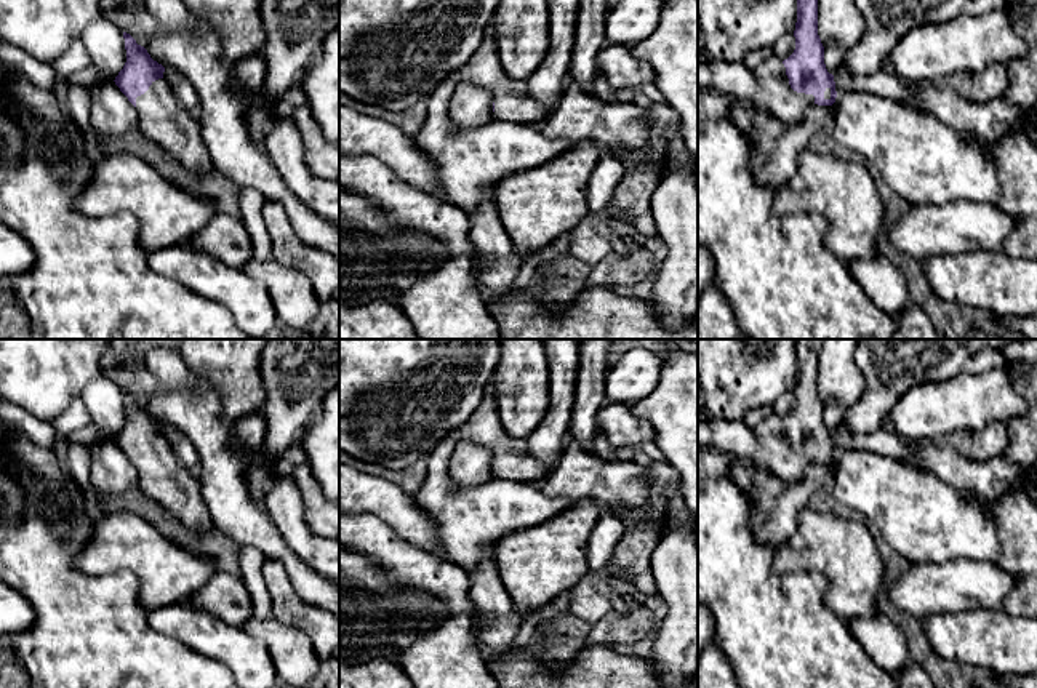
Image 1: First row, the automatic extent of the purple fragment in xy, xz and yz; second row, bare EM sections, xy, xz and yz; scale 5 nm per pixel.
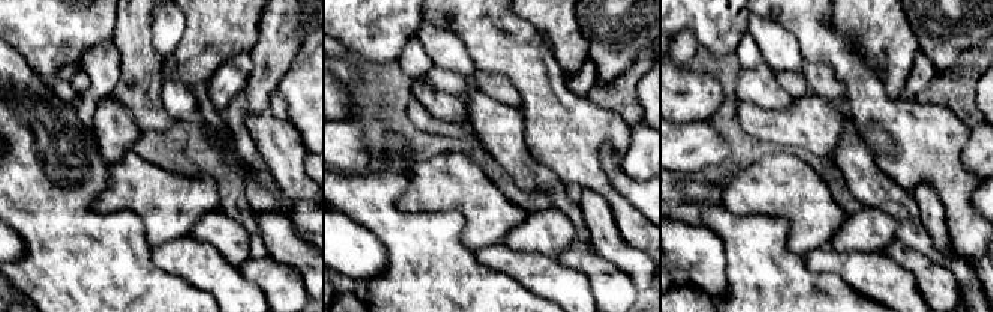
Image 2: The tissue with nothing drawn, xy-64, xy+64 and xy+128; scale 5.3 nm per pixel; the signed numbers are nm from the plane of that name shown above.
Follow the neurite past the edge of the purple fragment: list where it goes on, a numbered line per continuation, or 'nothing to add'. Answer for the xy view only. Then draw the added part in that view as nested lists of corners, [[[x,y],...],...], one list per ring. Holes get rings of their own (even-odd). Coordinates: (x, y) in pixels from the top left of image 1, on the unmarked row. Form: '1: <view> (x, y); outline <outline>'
1: xy (160, 476); outline [[[158,437],[136,456],[138,488],[181,520],[189,530],[216,530],[202,501],[202,486],[190,469],[170,451],[168,440]]]

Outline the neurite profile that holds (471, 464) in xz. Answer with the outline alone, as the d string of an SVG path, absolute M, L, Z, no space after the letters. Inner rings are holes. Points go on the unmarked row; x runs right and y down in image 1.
M456 442L448 474L459 488L485 483L493 477L493 451L472 442Z

